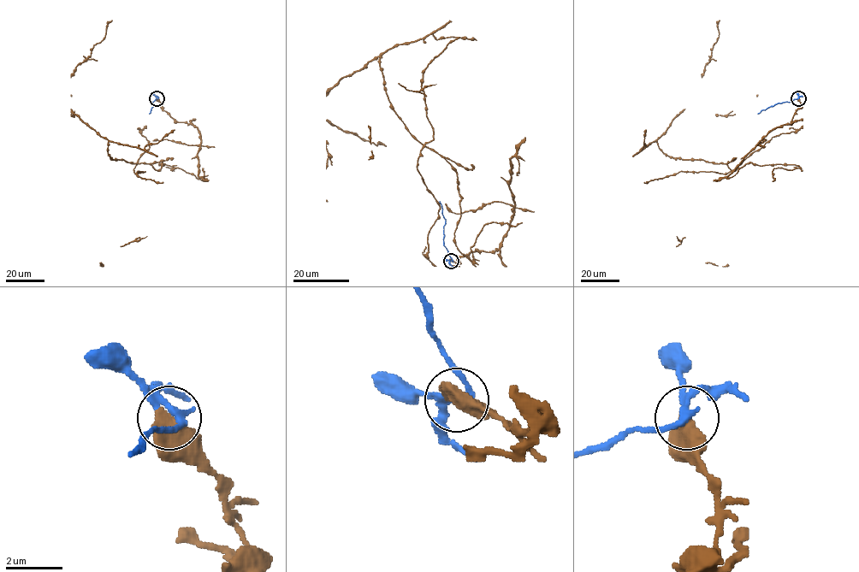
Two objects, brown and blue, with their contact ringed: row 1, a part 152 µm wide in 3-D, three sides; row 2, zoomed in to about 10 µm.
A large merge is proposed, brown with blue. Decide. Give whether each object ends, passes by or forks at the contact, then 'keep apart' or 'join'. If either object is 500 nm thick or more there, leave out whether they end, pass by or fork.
keep apart

